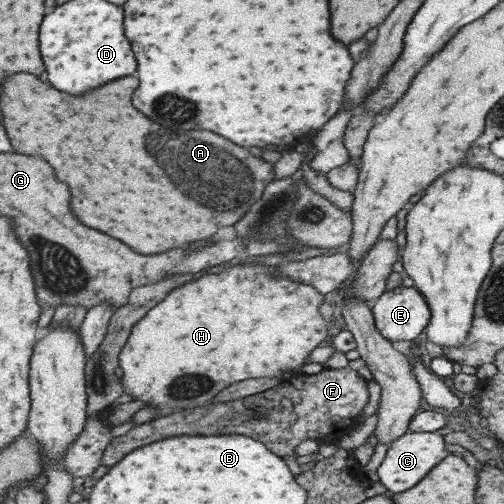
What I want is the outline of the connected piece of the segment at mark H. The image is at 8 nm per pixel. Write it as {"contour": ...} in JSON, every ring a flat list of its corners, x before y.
{"contour":[[258,264,234,266,172,289,158,306,132,327,119,354,124,390,135,400,149,402,147,406,168,414,166,410,200,406,234,382,246,378,280,379,286,370,302,368,312,350,330,339,327,322,319,310,325,301,324,294,309,284,285,276,272,276,274,268]]}

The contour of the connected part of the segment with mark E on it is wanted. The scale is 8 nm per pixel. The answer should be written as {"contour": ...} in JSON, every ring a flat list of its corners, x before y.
{"contour":[[396,287,384,291,370,304,375,327,389,341,416,338,431,319,423,294,414,287]]}

